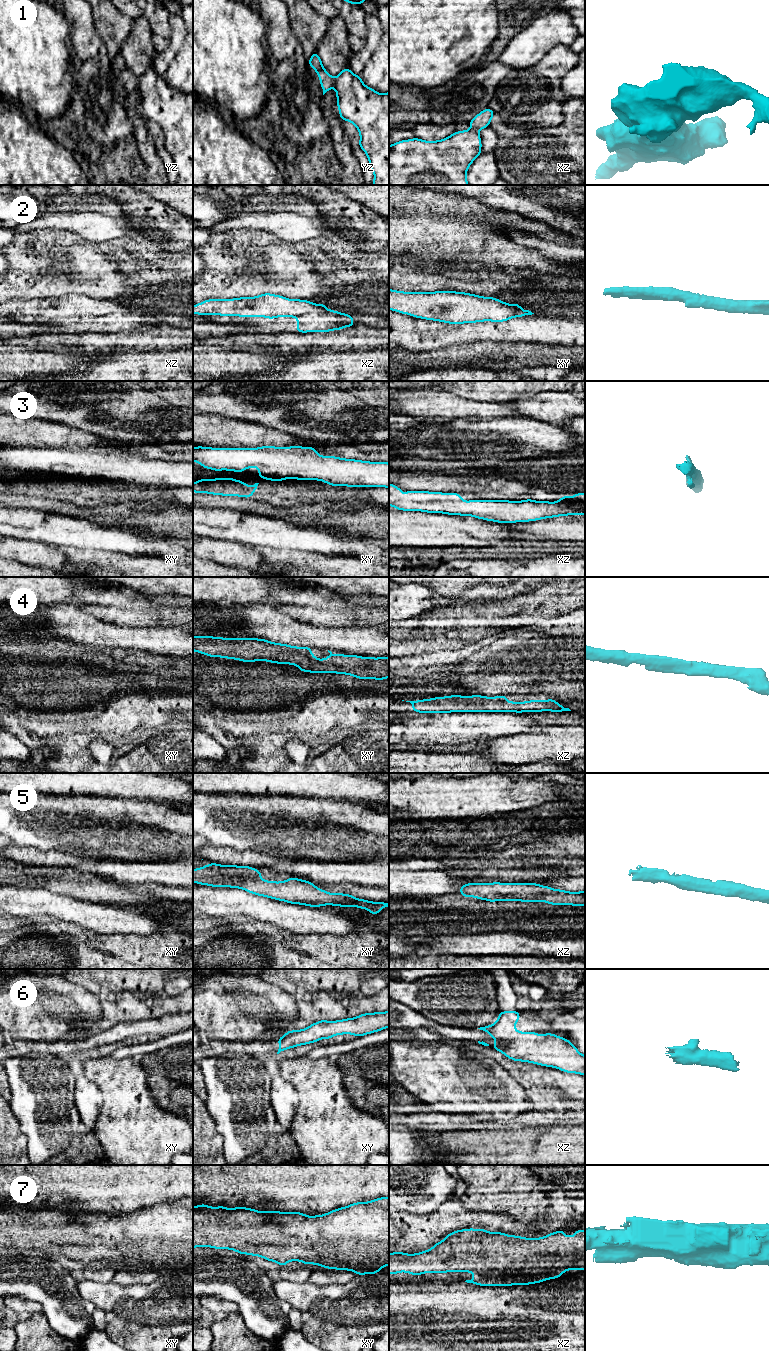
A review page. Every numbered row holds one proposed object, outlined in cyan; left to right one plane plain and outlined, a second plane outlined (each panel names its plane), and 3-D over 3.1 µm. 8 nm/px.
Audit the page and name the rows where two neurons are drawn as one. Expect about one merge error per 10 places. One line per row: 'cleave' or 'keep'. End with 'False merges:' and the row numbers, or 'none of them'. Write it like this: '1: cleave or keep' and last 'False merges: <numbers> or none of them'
1: cleave
2: keep
3: keep
4: keep
5: keep
6: keep
7: keep
False merges: 1

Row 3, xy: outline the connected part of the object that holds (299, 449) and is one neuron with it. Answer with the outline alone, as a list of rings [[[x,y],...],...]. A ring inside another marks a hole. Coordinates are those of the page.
[[[197,446],[193,448],[193,461],[206,469],[215,471],[228,470],[242,473],[245,469],[257,467],[260,469],[257,473],[259,477],[271,481],[283,481],[284,479],[319,480],[331,486],[389,488],[389,463],[320,456],[312,446],[261,446],[259,448],[211,448]]]

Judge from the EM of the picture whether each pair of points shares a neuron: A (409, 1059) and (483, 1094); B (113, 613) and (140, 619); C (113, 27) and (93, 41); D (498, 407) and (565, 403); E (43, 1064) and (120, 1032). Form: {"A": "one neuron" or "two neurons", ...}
{"A": "one neuron", "B": "one neuron", "C": "two neurons", "D": "two neurons", "E": "two neurons"}

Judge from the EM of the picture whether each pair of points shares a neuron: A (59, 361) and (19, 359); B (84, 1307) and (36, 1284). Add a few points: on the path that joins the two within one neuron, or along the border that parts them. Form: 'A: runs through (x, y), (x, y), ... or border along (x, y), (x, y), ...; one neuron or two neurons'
A: runs through (49, 362), (29, 362); one neuron
B: runs through (72, 1307), (67, 1307), (48, 1288); one neuron

